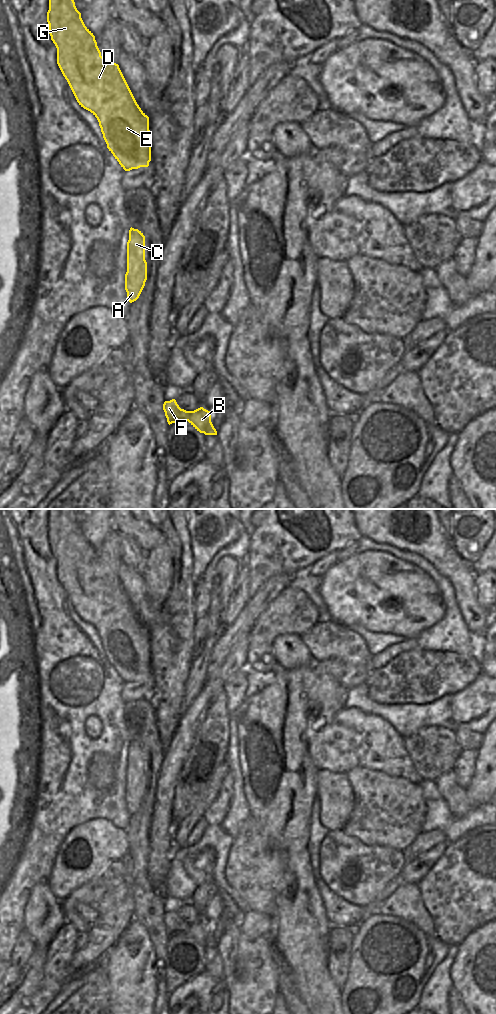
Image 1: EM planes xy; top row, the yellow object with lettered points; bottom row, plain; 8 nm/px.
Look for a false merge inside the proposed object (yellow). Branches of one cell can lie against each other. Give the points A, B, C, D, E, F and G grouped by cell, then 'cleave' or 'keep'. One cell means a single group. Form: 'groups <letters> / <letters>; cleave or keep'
groups A B C D E G / F; cleave

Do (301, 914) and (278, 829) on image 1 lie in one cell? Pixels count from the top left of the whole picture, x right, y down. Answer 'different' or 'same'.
same

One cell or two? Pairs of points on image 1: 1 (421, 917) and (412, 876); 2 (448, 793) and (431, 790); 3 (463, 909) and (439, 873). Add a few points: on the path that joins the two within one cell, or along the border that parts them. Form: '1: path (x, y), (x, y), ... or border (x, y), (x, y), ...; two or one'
1: border (417, 883), (404, 883), (392, 893); two
2: border (434, 781), (438, 792), (451, 811); two
3: path (460, 900), (460, 894), (448, 882); one

